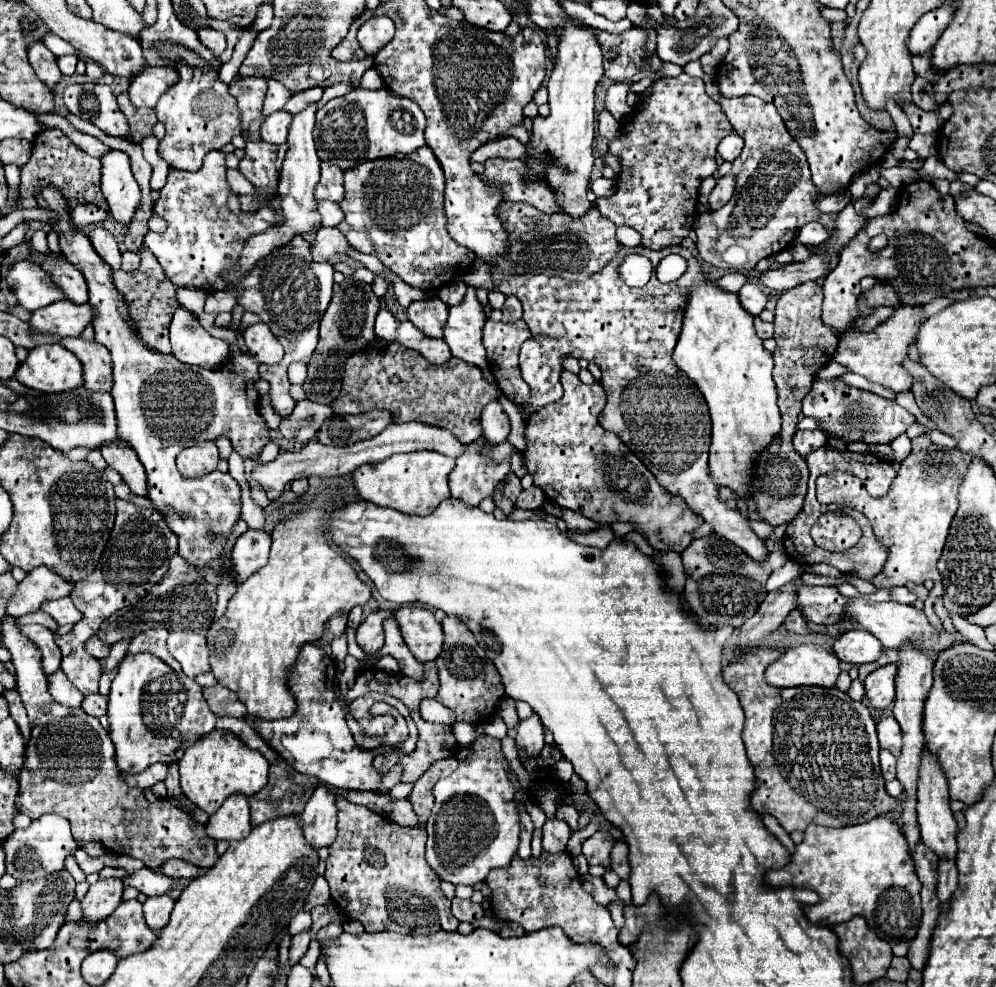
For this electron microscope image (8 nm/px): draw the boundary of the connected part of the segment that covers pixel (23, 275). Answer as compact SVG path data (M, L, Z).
M20 260L10 266L6 284L18 298L18 304L24 306L26 310L44 308L46 304L52 304L62 298L60 288L56 288L48 280L48 274L28 260Z

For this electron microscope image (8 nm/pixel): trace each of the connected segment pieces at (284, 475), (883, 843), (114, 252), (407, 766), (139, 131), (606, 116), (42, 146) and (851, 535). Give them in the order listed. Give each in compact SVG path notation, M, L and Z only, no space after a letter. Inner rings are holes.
M406 422L406 424L390 424L386 430L382 430L378 436L370 440L360 440L352 446L324 446L320 442L308 442L300 452L280 452L276 460L256 464L250 472L250 478L258 482L269 500L276 500L284 492L284 484L296 480L296 476L342 476L342 474L352 474L356 468L362 464L376 464L386 460L388 456L396 452L416 452L416 450L436 450L446 456L458 458L464 454L464 448L468 444L462 444L448 432L446 428L436 428L432 424L420 424L420 422Z
M882 816L846 828L810 824L804 840L790 854L790 862L780 870L768 870L764 884L770 888L794 886L816 892L820 902L804 906L804 914L818 926L830 928L852 916L864 916L868 928L888 944L912 940L920 926L920 880L914 870L914 860L908 854L900 826Z
M94 228L94 230L90 230L88 238L90 238L94 250L100 254L100 258L106 260L106 264L110 264L114 270L118 270L120 268L120 250L118 250L114 236L104 228Z
M412 710L410 714L420 732L418 746L412 754L408 754L408 756L402 754L404 762L394 762L394 766L396 764L402 766L402 782L406 782L406 784L414 784L420 778L420 772L428 770L428 766L432 762L436 762L440 758L448 758L458 748L456 738L452 734L452 726L426 722L426 720L422 720L420 712L416 712L416 710ZM448 740L454 740L454 746L448 746Z
M130 106L126 110L128 110L128 124L130 124L128 138L134 144L138 144L146 136L152 136L152 128L156 124L154 110L150 110L150 108L136 108L136 106Z
M606 109L598 117L598 136L603 136L608 140L614 140L620 134L620 124Z
M46 128L40 132L32 146L32 158L22 168L22 182L20 182L20 206L22 208L34 208L36 200L34 196L46 188L52 186L68 202L68 210L72 212L78 204L96 204L104 210L108 210L108 204L100 192L100 160L88 156L84 150L80 150L60 128Z
M841 512L826 513L812 526L812 539L824 550L848 550L860 536L860 526L850 516L842 516Z

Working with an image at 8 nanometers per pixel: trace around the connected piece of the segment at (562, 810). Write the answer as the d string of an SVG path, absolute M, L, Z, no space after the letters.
M560 806L558 812L556 812L556 818L568 822L568 826L570 826L572 830L578 828L578 810L576 810L574 806Z

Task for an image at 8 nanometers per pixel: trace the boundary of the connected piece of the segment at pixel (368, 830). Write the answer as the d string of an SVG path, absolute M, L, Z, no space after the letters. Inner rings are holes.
M342 794L338 796L338 836L330 844L324 878L330 884L330 894L340 912L364 924L370 934L390 930L400 934L434 934L434 932L456 932L458 920L450 912L450 900L440 890L440 878L424 860L426 828L400 826L382 814L368 810L366 806L352 804Z

